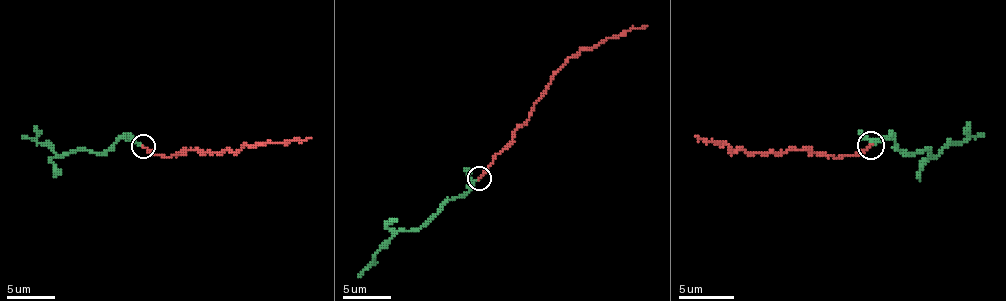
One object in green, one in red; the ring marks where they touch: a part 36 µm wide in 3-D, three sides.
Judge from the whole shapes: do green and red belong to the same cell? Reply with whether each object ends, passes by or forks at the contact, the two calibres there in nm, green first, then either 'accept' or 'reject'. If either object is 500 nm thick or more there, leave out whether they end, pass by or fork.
green passes by; red ends there; 100 nm thick on the green side, 150 nm on the other; accept

